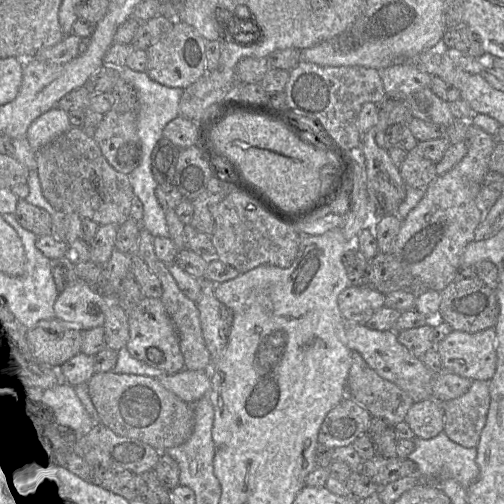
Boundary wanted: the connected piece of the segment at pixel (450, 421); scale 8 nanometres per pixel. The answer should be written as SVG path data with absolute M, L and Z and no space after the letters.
M472 381L466 393L442 402L443 432L451 441L465 448L477 447L487 420L489 406L489 381Z

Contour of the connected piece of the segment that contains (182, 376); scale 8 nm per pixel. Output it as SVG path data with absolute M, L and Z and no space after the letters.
M184 369L176 374L155 378L165 389L189 404L203 398L211 387L211 378L205 370Z

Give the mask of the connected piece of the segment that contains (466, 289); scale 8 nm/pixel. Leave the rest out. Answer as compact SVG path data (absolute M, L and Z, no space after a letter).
M477 277L469 279L456 278L441 291L438 314L453 330L476 333L488 328L494 328L499 316L496 291Z

